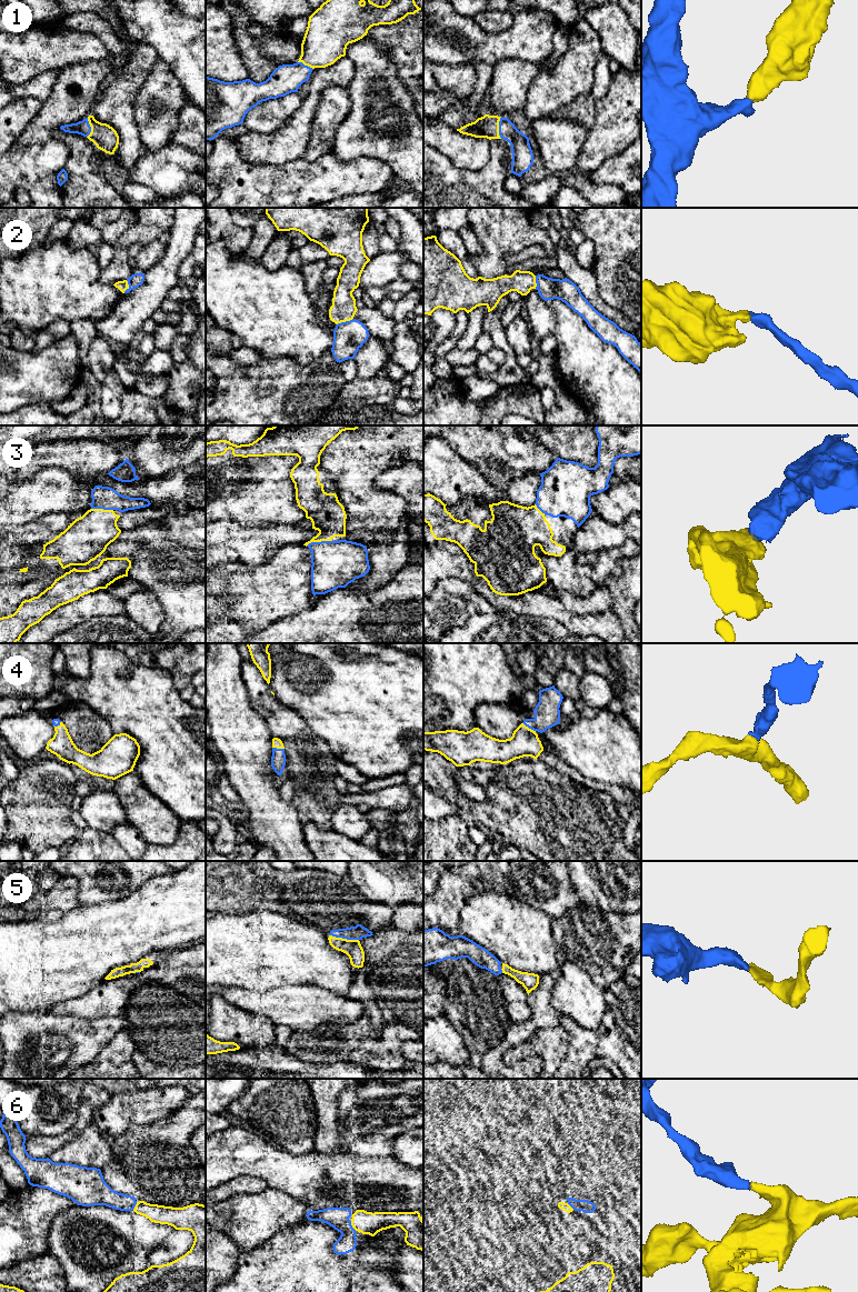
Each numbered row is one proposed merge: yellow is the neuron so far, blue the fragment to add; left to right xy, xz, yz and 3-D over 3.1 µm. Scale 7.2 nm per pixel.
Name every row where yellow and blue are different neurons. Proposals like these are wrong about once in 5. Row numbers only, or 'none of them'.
none of them

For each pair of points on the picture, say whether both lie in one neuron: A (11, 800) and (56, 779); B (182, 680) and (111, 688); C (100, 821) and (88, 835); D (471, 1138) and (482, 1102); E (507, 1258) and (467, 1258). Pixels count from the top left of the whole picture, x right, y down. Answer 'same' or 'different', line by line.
A: same
B: different
C: different
D: different
E: same

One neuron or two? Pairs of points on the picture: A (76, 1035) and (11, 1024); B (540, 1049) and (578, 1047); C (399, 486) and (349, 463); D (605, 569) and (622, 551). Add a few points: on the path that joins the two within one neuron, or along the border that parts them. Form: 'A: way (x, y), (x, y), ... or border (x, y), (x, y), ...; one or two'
A: way (60, 1032), (57, 1029), (47, 1027), (27, 1027); one
B: border (560, 1024), (568, 1035), (568, 1049), (558, 1067); two
C: border (402, 466), (383, 470), (377, 477), (375, 484); two
D: way (608, 564), (618, 554); one

